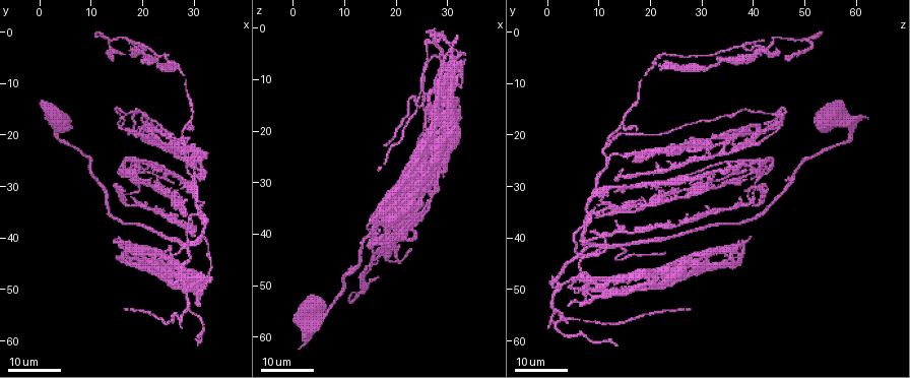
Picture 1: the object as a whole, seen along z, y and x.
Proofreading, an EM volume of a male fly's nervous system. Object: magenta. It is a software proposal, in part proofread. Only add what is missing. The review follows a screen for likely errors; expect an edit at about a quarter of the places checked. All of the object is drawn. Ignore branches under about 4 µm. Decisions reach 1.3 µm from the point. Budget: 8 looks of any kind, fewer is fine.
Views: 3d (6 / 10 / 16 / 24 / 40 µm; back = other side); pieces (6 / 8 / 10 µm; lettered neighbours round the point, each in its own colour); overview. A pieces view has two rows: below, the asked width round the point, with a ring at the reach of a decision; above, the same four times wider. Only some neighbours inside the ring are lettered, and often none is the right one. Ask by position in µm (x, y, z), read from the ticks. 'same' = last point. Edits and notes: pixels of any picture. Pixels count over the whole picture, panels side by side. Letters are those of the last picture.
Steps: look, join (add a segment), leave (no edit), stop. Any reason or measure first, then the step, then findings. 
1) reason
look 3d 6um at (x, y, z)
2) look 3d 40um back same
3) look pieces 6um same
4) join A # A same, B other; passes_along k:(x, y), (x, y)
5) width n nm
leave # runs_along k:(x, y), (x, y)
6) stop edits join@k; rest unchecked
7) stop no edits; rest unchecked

look 3d 16um at (30.5, 38.5, 8.5)

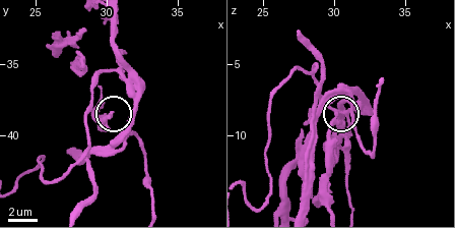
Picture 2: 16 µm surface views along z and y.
look pieces 8um at (30.2, 38.8, 8.6)

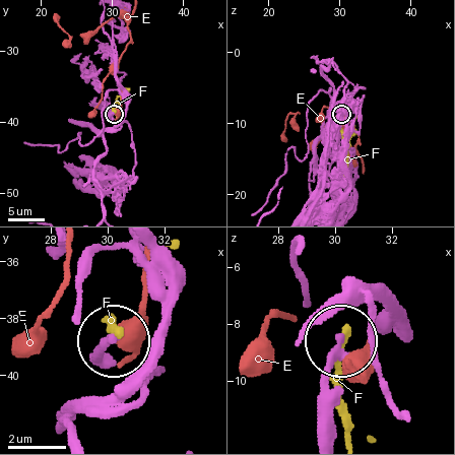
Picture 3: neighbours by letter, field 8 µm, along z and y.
leave # E other, F other; none of them fits

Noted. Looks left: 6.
an open end
look 3d 16um at (30.5, 33.0, 24.0)

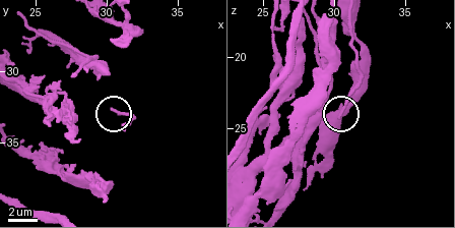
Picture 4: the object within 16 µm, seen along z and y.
look pieces 10um at (30.4, 32.8, 24.0)

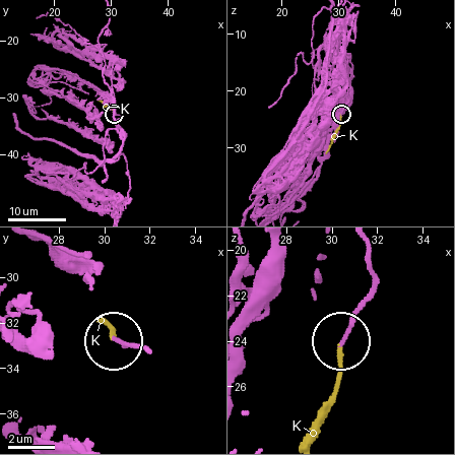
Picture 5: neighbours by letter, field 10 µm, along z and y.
join K # K same; it goes on there

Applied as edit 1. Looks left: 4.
end of a long branch
look 3d 24um at (17.0, 54.0, 27.5)

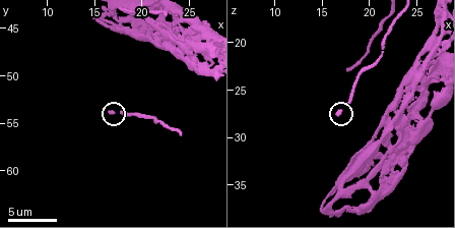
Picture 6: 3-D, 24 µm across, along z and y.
look pieces 6um at (16.6, 54.0, 27.4)

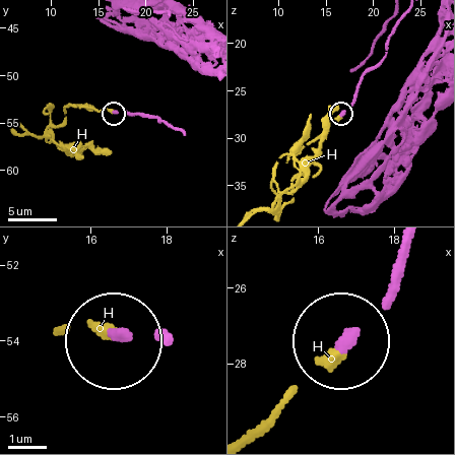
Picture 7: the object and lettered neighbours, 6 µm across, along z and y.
join H # H same; passes_along 7:(359, 86), (299, 153), (319, 171), (281, 204), (289, 192); it goes on there

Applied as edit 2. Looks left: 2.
end of a long branch
look 3d 24um at (17.5, 43.0, 23.0)

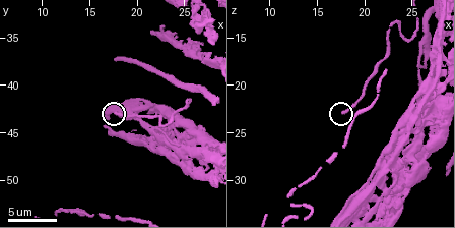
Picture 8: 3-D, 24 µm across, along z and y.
look pieces 10um at (18.0, 43.2, 22.8)

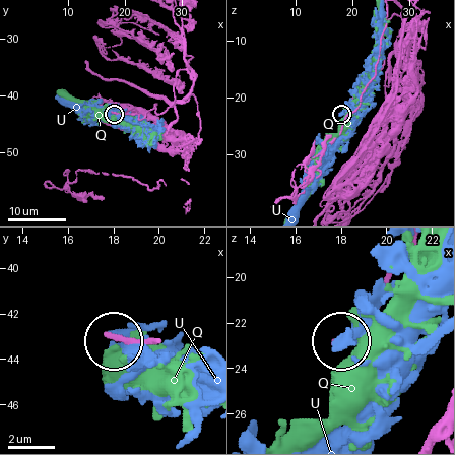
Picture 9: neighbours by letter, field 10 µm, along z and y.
width 220 nm
leave # Q other, U other; runs_along 9:(159, 342), (114, 338); no lettered segment goes on from it

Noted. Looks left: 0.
stop edits join@5, join@7; rest unchecked

